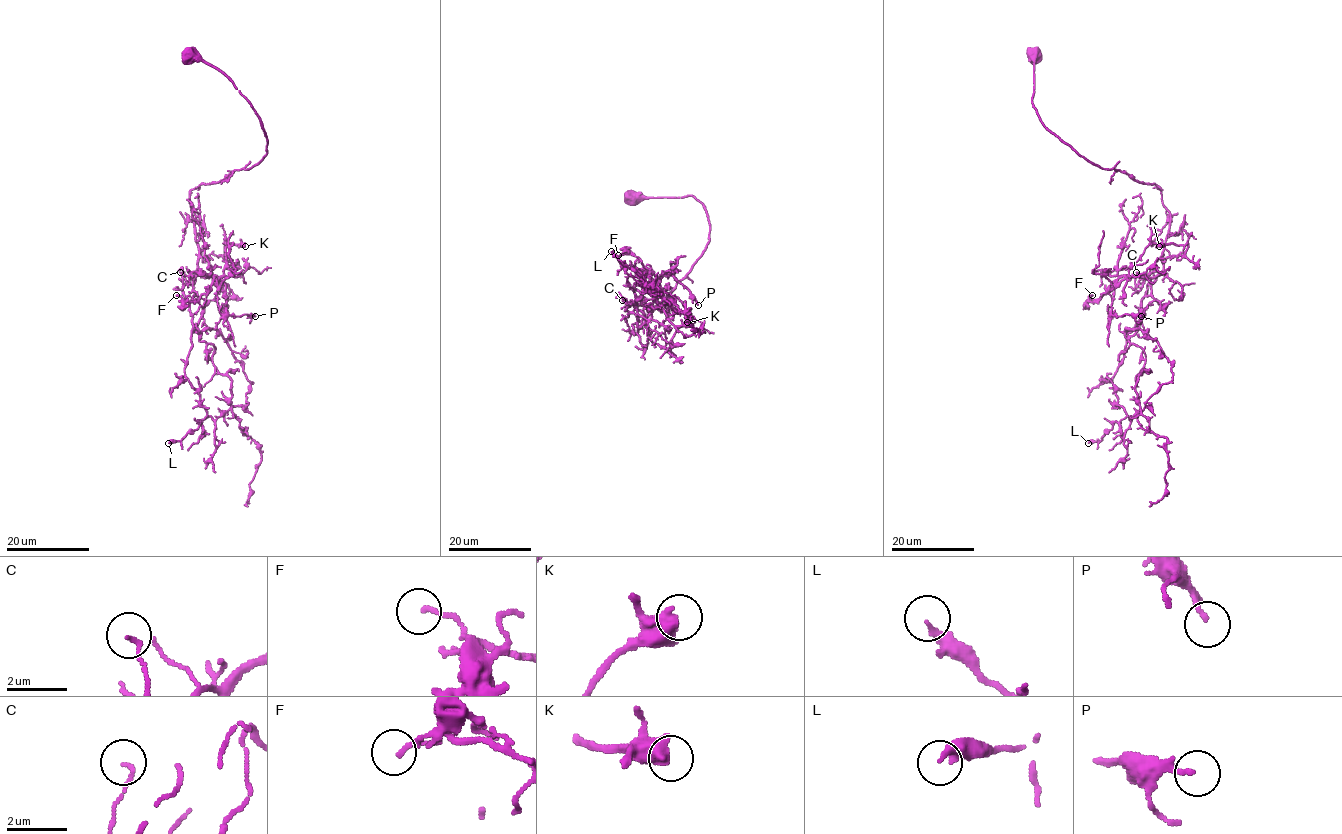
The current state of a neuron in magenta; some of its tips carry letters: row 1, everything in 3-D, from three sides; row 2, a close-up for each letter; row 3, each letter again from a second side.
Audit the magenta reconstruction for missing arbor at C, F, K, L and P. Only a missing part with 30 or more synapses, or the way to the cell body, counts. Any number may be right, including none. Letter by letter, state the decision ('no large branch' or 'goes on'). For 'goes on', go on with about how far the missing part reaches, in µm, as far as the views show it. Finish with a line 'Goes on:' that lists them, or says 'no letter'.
C: no large branch
F: no large branch
K: no large branch
L: no large branch
P: no large branch
Goes on: no letter

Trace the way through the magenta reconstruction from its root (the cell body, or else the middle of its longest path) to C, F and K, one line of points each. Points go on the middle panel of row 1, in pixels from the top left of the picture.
C: (633, 199), (691, 196), (703, 205), (710, 233), (691, 270), (632, 325), (635, 334), (644, 315), (622, 300)
F: (633, 199), (691, 196), (708, 216), (709, 242), (632, 325), (635, 334), (656, 278), (637, 256), (618, 255)
K: (633, 199), (691, 196), (706, 211), (707, 247), (632, 325), (635, 334), (645, 323), (668, 351), (687, 322)

